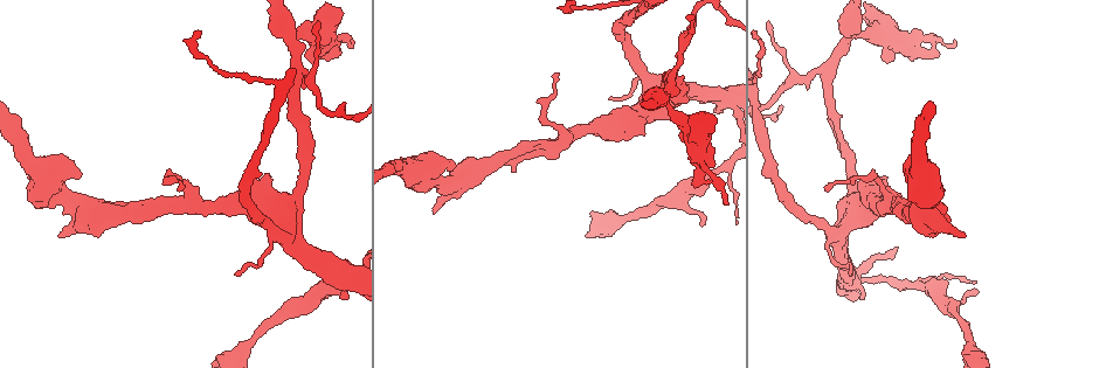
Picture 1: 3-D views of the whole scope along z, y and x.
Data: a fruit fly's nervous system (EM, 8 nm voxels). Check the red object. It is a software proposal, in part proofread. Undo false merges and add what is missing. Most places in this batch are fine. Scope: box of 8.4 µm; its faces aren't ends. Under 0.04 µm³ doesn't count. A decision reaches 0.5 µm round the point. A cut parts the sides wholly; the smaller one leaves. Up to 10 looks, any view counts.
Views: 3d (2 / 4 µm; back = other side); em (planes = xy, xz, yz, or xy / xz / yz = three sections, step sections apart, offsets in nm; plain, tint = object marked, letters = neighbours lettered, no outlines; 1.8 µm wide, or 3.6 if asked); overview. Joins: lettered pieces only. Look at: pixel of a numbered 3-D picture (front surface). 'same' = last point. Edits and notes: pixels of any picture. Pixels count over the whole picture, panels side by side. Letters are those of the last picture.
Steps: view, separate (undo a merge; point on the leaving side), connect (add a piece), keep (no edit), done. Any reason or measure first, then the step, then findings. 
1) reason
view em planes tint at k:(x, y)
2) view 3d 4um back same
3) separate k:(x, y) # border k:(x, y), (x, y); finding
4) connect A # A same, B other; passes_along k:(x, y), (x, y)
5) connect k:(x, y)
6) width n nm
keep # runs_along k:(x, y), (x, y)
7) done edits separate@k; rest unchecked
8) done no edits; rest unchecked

sharp bend
view em planes tint at 1:(882, 33)

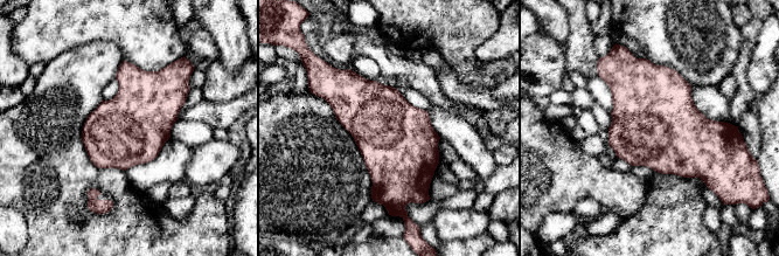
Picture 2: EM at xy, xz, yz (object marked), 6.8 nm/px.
view em planes letters same

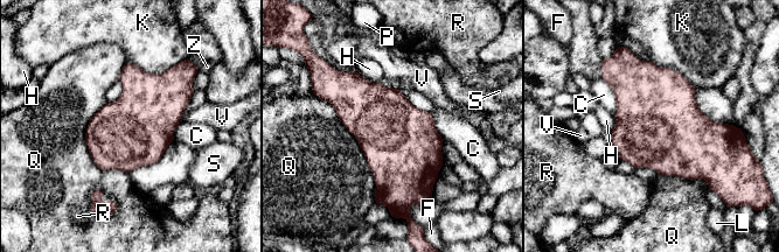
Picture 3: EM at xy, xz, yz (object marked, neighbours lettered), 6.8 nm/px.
longest_contact Q 850 nm
keep # C other, F other, H other, K other, L other, P other, Q other, R other, S other, V other, Z other; border 3:(403, 95), (431, 114), (444, 139); all the same neuron

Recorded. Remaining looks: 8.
a fork
view em 3.6um planes letters at 1:(850, 227)

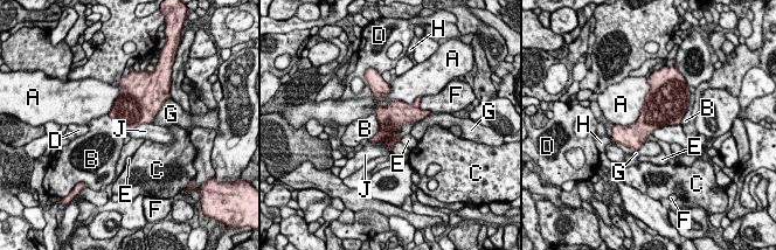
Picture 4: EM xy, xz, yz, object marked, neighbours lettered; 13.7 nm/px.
width 360 nm; longest_contact A 750 nm
keep # A other, B other, C other, D other, E other, F other, G other, H other, J other; one neuron here

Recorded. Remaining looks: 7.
thick turns thin
view 3d 2um at 1:(289, 306)

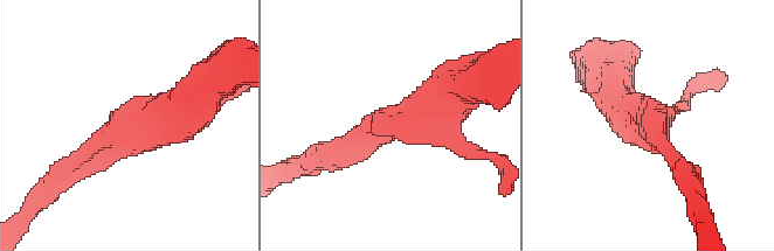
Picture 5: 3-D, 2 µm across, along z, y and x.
shape alone is not enough
view em xy step 16 tint at 5:(131, 118)

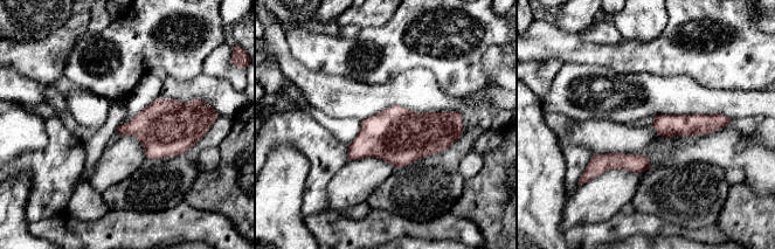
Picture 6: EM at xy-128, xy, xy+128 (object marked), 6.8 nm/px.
view em xy step 16 letters same

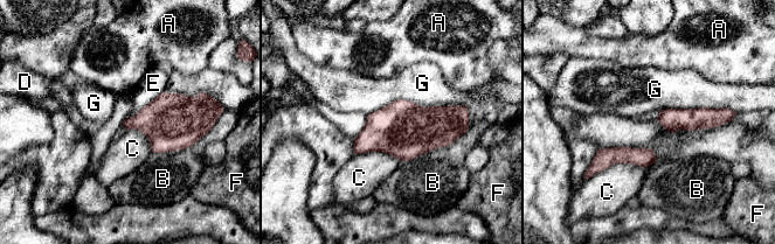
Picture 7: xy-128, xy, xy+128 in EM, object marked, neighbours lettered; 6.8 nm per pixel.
keep # A other, B other, C other, D other, E other, F other, G other; all the same neuron

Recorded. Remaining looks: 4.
abrupt turn
view em 3.6um planes tint at 1:(85, 216)

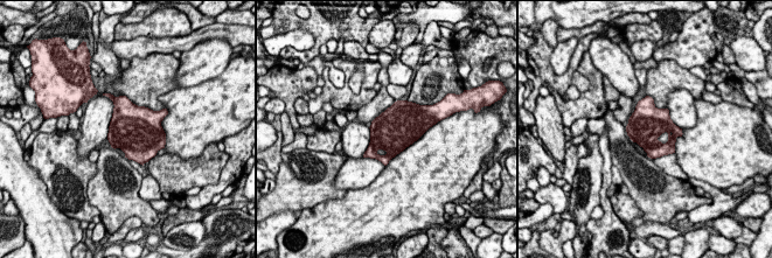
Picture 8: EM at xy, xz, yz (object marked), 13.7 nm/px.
see the neighbours
view em 3.6um planes letters same

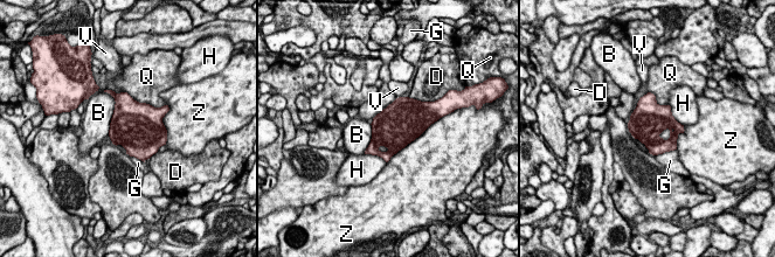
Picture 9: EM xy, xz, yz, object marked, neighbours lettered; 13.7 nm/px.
longest_contact Z 750 nm
keep # B other, D other, G other, H other, Q other, V other, Z other; border 9:(106, 92), (115, 102), (108, 134); continuous, no second neuron

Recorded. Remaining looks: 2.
done no edits; rest unchecked

